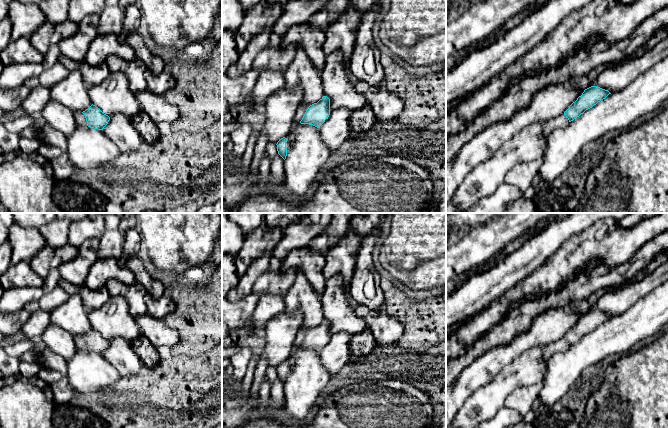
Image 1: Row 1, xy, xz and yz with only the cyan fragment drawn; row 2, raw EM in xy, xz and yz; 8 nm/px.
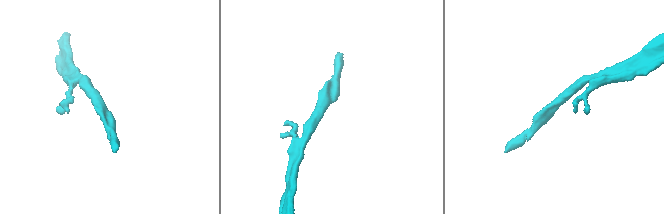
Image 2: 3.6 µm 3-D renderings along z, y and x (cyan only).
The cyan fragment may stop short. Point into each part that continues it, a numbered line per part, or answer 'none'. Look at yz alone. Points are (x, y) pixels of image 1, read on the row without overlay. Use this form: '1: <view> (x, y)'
1: yz (561, 345)

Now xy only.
1: xy (80, 343)

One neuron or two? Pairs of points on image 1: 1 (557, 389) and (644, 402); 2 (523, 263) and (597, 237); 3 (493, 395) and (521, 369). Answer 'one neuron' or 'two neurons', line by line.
1: two neurons
2: two neurons
3: one neuron

